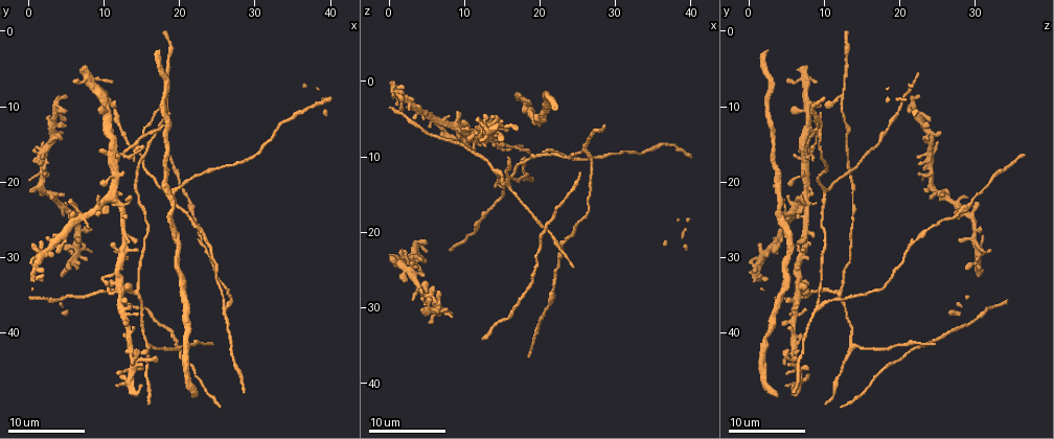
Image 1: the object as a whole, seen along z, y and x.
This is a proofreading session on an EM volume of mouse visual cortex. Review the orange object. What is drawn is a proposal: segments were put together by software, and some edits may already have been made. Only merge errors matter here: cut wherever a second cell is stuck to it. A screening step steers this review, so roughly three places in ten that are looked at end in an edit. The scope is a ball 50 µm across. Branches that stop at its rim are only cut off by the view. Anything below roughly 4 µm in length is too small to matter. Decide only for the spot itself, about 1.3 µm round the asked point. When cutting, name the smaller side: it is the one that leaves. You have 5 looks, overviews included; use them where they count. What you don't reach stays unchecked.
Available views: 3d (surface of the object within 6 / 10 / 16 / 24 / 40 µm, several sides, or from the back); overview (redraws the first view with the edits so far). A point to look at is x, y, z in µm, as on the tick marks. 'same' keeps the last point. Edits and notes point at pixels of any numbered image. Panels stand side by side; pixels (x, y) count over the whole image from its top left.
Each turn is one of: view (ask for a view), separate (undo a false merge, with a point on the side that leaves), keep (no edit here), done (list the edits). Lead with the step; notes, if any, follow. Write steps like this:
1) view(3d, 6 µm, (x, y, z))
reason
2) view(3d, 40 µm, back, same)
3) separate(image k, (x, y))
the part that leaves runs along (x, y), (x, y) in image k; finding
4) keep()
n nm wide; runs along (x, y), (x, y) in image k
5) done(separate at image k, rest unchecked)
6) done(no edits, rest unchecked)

view(3d, 10 µm, (26.5, 36.5, 9.0))
three-way junction

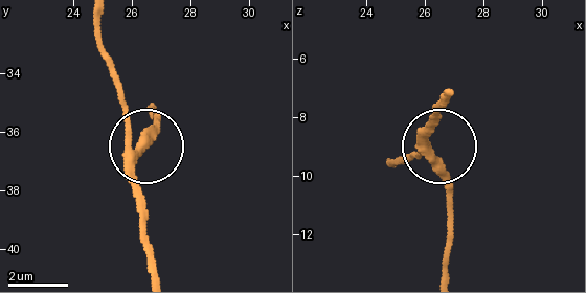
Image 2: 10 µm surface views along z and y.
keep()
side arm 13 µm; 3 arms; all the same cell

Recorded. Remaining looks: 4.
view(3d, 10 µm, (10.0, 34.5, 8.5))
looks like a crossing

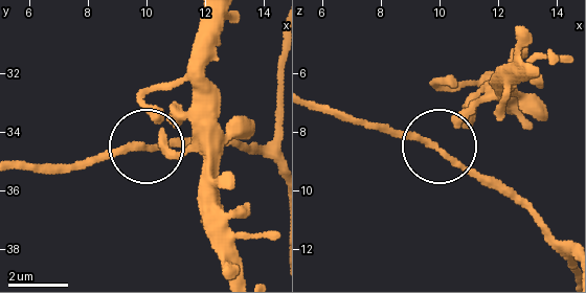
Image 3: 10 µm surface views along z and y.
keep()
180 nm wide; runs along (273, 140), (258, 148), (124, 148), (66, 163) in image 3; all the same cell

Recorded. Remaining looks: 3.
view(3d, 6 µm, (16.0, 42.0, 14.0))
branch point

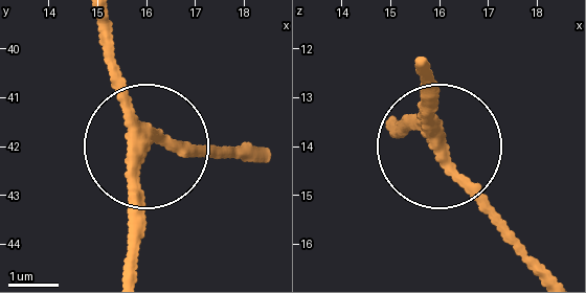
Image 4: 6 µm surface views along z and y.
view(3d, 6 µm, back, (16.00, 41.85, 13.90))
other side

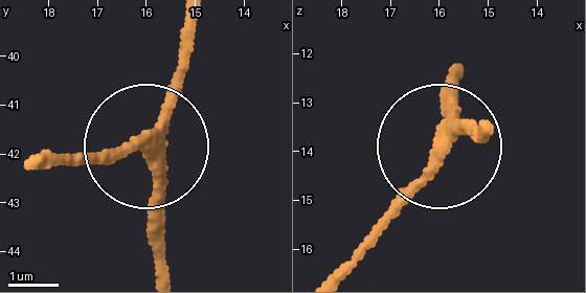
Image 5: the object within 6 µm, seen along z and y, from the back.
keep()
290 nm wide; runs along (189, 27), (152, 153), (152, 235) in image 5; one cell here

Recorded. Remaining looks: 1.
done(no edits, rest unchecked)

